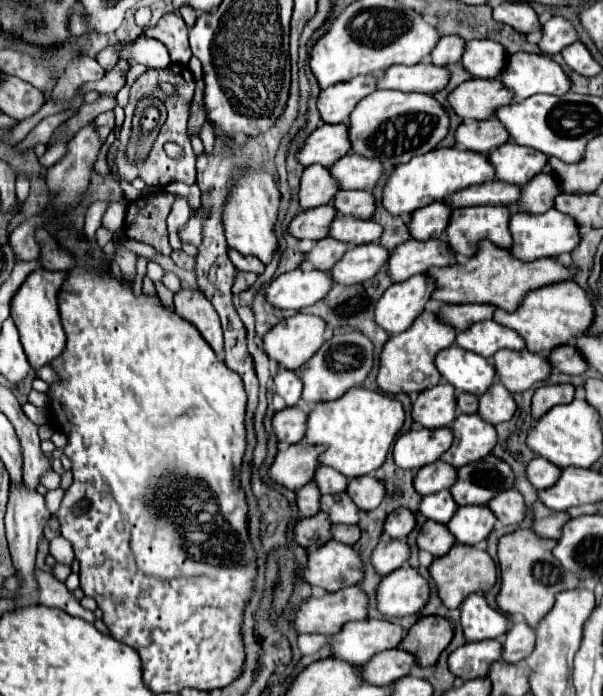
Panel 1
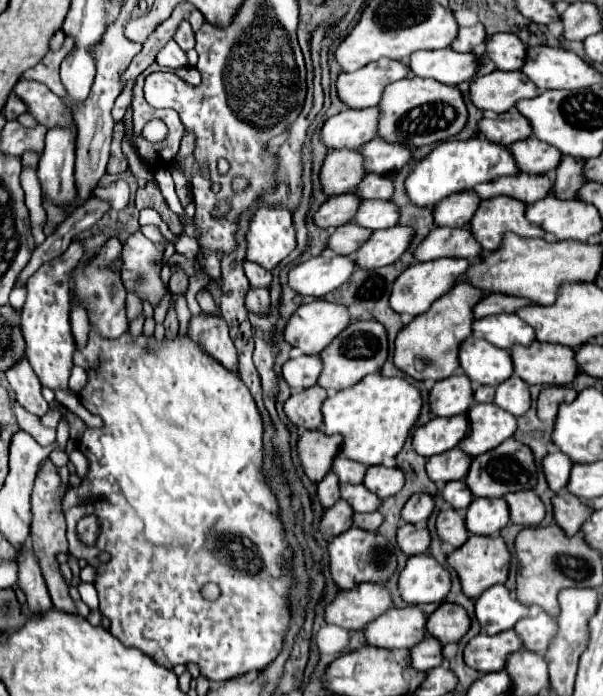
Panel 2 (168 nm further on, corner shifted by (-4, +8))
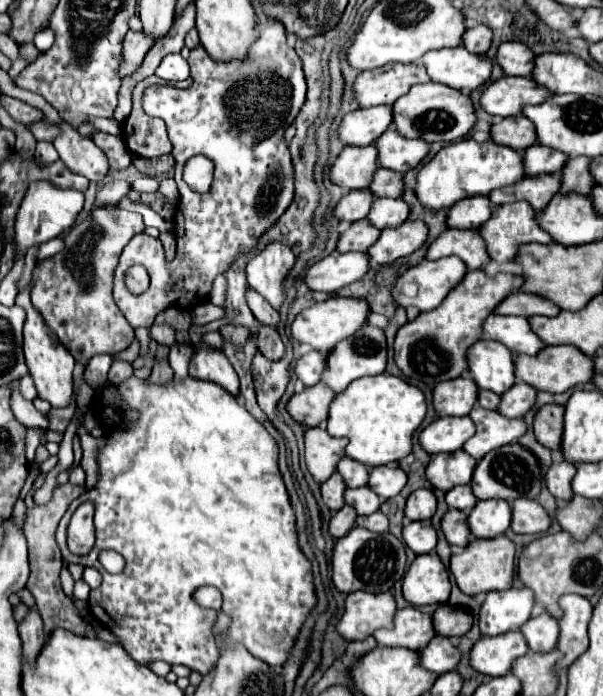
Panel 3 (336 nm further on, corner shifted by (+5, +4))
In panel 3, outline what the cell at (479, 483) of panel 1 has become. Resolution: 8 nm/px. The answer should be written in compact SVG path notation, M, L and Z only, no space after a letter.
M510 443L508 447L500 447L496 451L490 451L484 459L478 461L470 485L472 485L476 499L514 501L518 497L526 497L532 483L534 483L534 499L536 499L542 491L542 471L540 471L540 463L538 463L536 455L518 443Z

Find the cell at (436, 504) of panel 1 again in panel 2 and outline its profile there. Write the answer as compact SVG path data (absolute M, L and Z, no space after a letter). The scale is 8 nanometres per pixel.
M449 481L449 483L443 487L441 497L443 497L453 509L457 509L457 511L459 511L459 509L465 509L465 507L471 503L471 499L473 499L471 491L465 487L463 481Z

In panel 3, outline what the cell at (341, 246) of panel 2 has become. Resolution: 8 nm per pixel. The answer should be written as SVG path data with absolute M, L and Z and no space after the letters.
M366 219L354 221L352 227L346 229L340 235L338 251L340 253L348 253L348 251L368 251L368 247L372 247L372 243L376 243L378 237L380 237L380 229L372 227L372 223L368 223Z

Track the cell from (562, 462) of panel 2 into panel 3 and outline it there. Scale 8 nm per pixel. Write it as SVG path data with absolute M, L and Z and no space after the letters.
M554 463L546 473L546 485L556 499L568 501L572 499L572 475L576 467L572 463Z

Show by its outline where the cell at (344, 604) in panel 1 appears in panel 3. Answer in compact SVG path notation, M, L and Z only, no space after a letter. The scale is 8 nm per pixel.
M354 591L346 597L346 609L338 621L338 633L346 641L362 641L376 629L392 627L396 601L392 593Z

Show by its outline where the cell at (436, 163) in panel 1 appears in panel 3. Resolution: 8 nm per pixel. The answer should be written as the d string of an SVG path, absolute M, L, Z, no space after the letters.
M462 139L440 149L430 163L418 173L416 195L424 207L450 209L456 201L476 195L490 195L490 191L518 183L524 177L524 155L504 145L484 145L474 139Z

